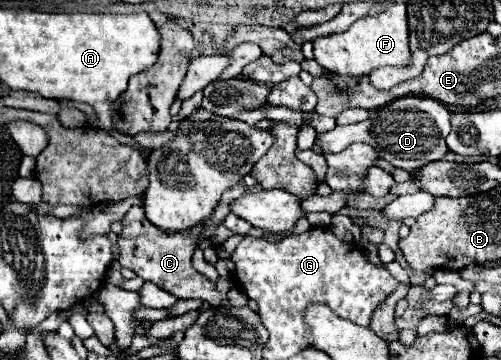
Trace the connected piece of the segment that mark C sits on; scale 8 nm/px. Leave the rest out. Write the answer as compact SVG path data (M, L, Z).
M238 184L230 190L226 190L222 194L222 200L218 202L218 208L214 208L214 214L210 214L210 220L196 224L194 228L190 228L190 232L162 232L162 228L154 228L154 224L150 224L150 220L146 220L142 206L132 206L126 212L126 216L120 220L122 232L118 234L119 263L122 267L136 272L142 280L154 282L158 288L174 294L176 298L198 298L198 300L206 300L214 306L226 306L228 304L226 296L220 294L206 276L202 276L200 272L196 272L192 268L190 256L198 248L196 242L198 242L200 234L210 226L222 224L224 216L230 212L230 202L234 198L240 198L246 192L248 192L246 184Z

